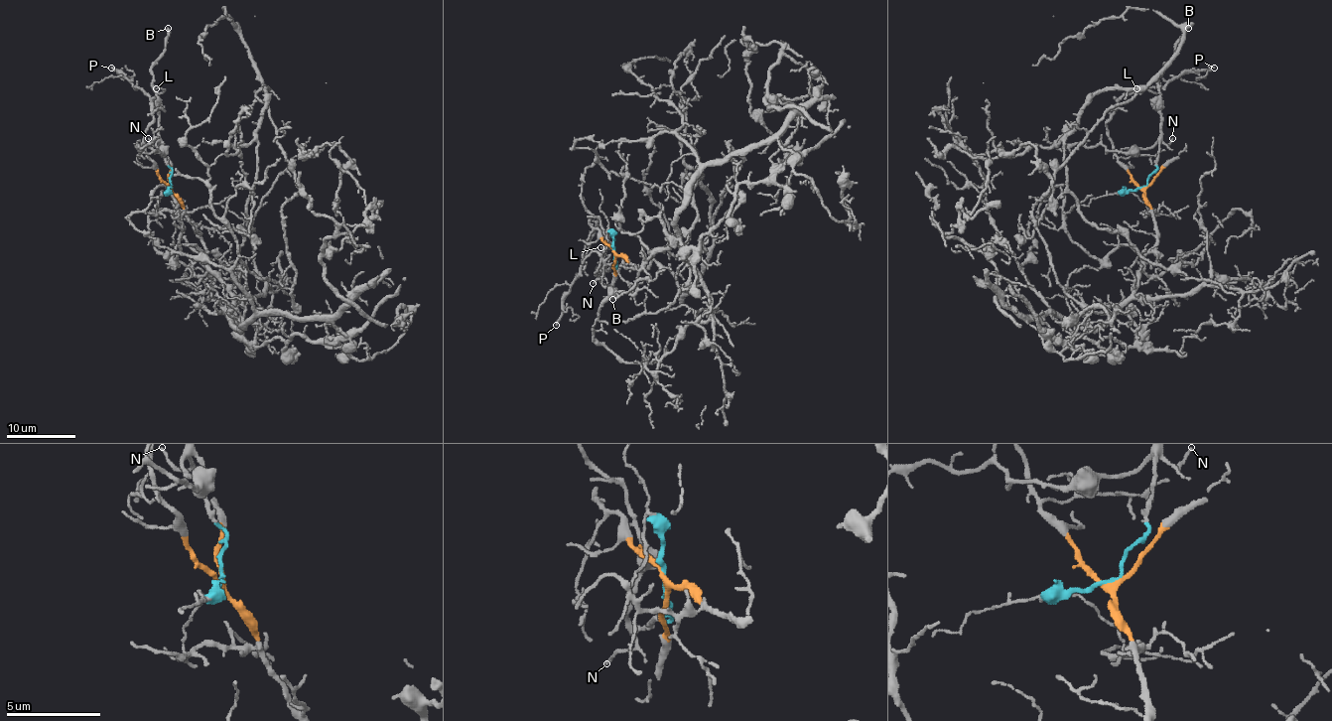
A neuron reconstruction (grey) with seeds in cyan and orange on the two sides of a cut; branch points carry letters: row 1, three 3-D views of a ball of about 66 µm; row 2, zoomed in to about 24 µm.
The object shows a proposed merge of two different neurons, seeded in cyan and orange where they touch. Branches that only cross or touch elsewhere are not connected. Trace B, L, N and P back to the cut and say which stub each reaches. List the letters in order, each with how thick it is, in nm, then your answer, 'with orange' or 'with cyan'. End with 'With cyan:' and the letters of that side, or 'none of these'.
B: 280 nm thick; with cyan
L: 130 nm thick; with cyan
N: 120 nm thick; with cyan
P: 200 nm thick; with orange
With cyan: B, L, N

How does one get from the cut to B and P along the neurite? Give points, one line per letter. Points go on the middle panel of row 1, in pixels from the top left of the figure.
B: (614, 254), (614, 268), (603, 272), (597, 268), (596, 275), (609, 287), (612, 299)
P: (614, 254), (589, 221), (596, 216), (597, 224), (580, 275), (564, 298), (562, 315), (556, 326)

